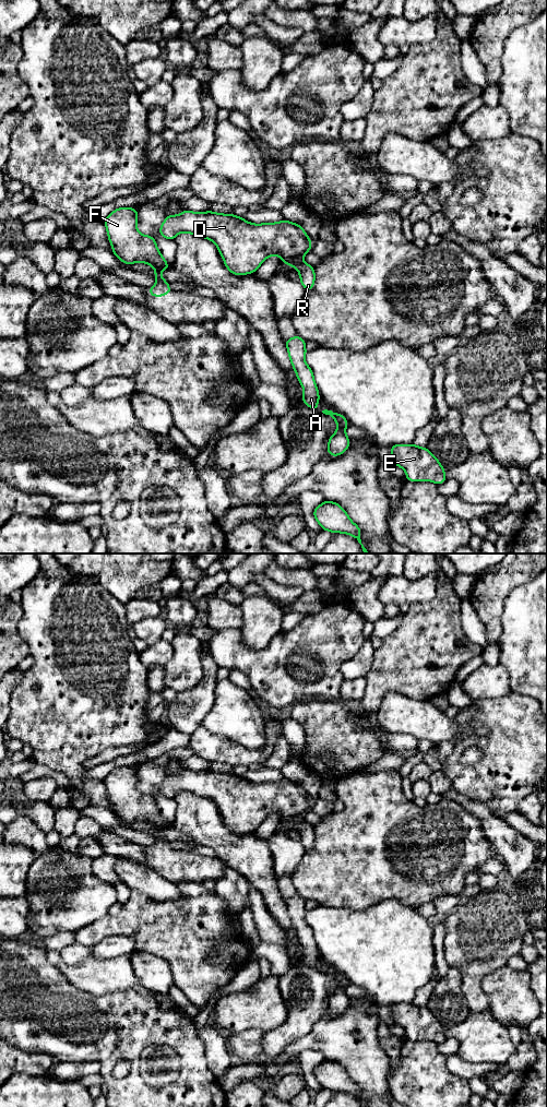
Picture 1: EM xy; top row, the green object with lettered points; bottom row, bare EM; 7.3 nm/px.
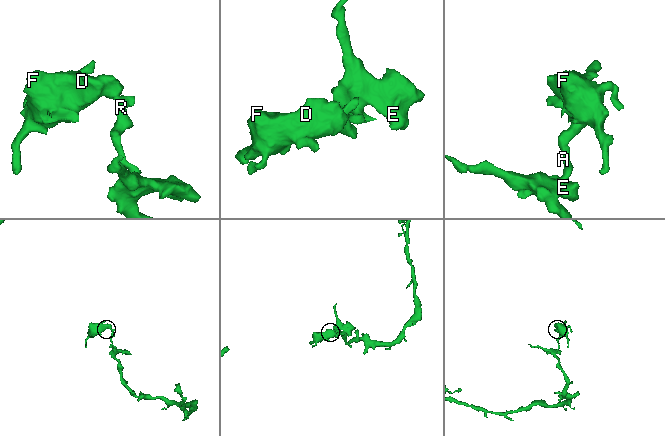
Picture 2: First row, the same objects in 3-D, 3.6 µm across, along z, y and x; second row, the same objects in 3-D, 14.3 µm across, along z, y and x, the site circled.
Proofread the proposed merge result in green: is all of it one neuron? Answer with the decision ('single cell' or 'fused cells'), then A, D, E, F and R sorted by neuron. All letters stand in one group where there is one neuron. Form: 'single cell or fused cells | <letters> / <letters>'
fused cells | A E R / D F

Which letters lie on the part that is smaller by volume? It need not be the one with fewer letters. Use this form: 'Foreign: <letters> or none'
Foreign: D, F

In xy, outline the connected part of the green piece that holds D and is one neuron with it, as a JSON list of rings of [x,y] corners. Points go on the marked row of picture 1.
[[[185,210],[179,215],[166,215],[158,233],[170,240],[175,240],[180,233],[212,240],[225,266],[234,275],[255,273],[263,261],[271,255],[278,255],[287,266],[290,266],[301,260],[312,247],[312,241],[299,224],[286,219],[278,223],[251,224],[237,215],[214,213],[210,210],[204,213]]]

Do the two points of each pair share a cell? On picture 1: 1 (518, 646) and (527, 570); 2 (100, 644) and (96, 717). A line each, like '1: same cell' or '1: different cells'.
1: different cells
2: same cell

